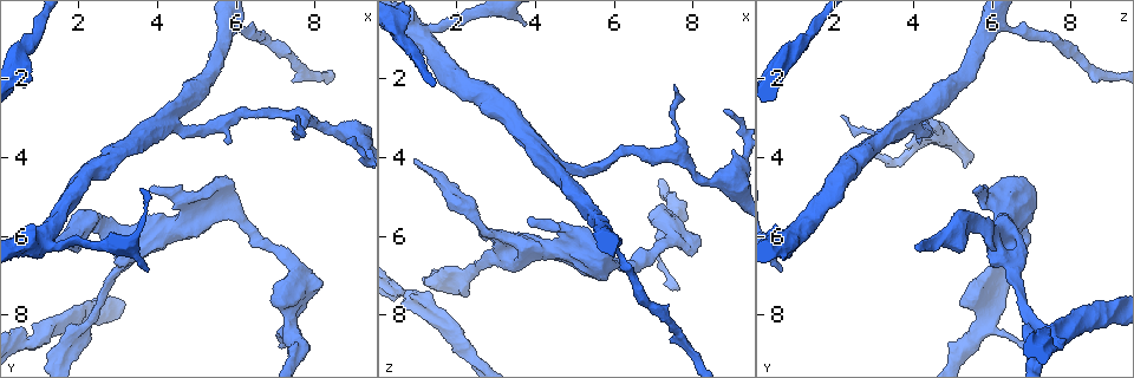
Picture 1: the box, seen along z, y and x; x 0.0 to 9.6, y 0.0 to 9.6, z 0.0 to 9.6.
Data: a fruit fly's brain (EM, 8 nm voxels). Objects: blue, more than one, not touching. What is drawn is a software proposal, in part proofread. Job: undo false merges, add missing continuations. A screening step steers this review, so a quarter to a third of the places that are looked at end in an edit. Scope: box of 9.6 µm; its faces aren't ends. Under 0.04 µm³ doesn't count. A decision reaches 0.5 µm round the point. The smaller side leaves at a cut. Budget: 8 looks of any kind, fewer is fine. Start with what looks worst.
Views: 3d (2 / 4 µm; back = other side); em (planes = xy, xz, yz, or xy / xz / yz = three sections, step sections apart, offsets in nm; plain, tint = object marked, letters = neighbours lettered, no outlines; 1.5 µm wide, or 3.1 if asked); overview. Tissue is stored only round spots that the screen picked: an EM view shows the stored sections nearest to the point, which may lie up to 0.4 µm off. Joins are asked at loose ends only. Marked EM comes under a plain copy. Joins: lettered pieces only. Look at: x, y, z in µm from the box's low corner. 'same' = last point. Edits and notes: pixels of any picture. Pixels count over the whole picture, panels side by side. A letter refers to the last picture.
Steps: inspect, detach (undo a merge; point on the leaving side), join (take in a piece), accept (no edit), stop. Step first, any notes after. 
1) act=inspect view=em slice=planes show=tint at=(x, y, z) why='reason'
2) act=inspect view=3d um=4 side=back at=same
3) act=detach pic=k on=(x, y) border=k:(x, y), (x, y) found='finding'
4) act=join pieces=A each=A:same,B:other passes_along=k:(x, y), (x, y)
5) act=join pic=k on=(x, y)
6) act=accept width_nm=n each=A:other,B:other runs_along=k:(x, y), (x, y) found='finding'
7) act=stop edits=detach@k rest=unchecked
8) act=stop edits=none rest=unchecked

act=inspect view=em slice=yz step=8 show=tint at=(7.50, 2.95, 2.20)

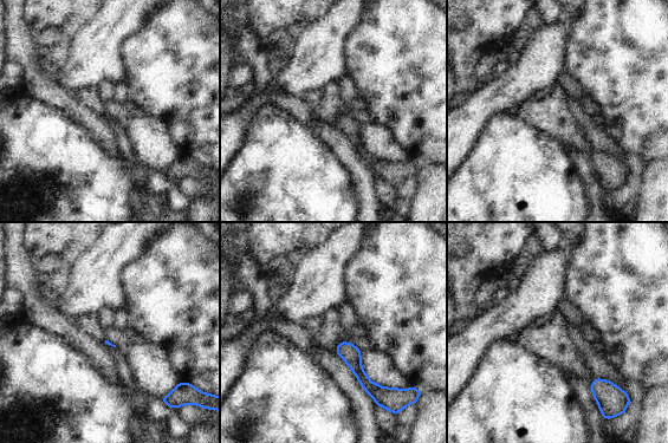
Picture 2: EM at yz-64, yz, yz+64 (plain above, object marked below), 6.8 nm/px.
act=inspect view=em slice=yz step=8 show=letters at=same why='what lies round it'

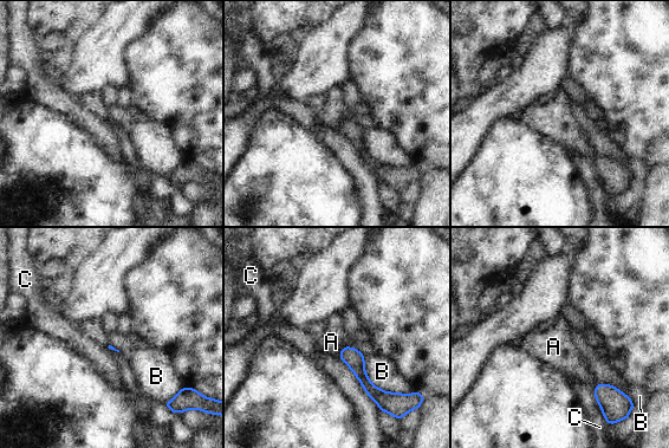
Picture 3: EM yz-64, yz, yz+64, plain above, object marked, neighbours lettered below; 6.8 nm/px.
act=accept each=A:other,B:other,C:other border=3:(338, 357), (351, 370), (378, 409) found='no lettered piece goes on from it'

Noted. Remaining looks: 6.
act=inspect view=em slice=xy step=4 show=letters at=(1.00, 6.30, 4.00) why='branch stops here'

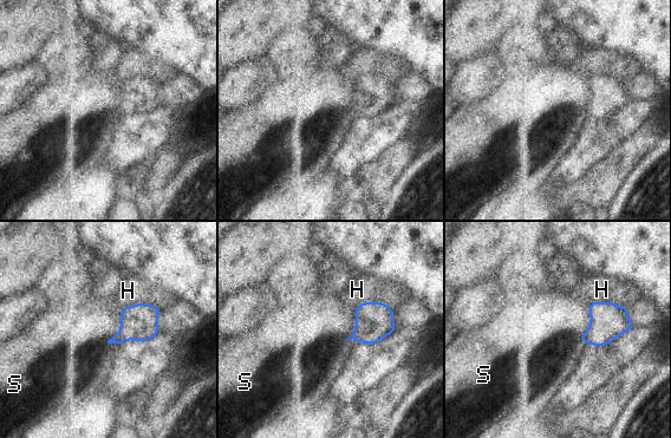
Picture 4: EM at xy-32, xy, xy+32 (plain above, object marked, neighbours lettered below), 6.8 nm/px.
act=accept each=H:other,S:other border=4:(122, 308), (121, 329), (106, 342) found='none of them fits'

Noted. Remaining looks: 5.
act=inspect view=em slice=yz step=4 show=tint at=(7.70, 8.40, 7.30) why='thin end'

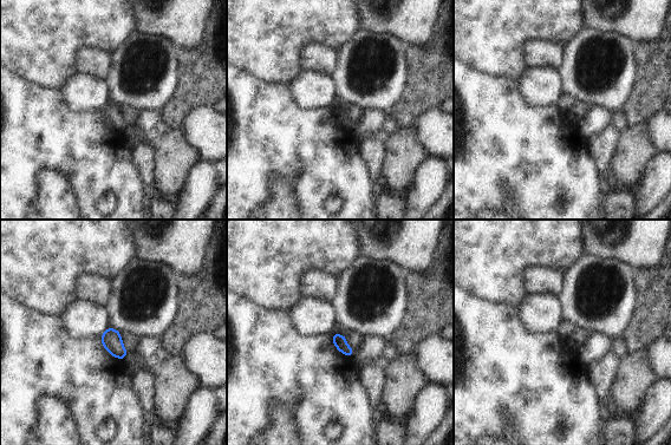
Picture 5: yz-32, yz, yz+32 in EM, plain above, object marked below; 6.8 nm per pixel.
act=inspect view=em slice=planes show=letters at=same why='another direction'

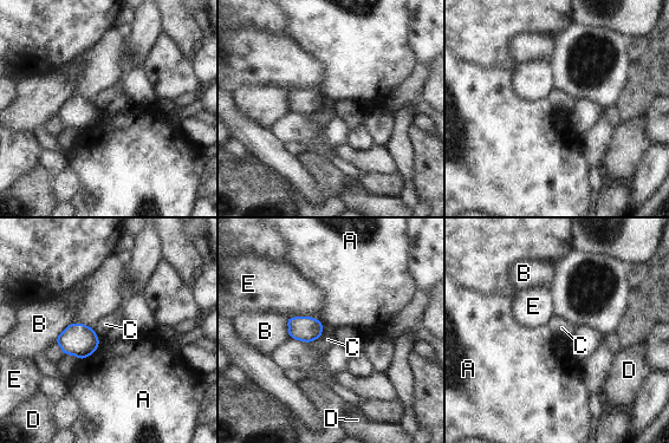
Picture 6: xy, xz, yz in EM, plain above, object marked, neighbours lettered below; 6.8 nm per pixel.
act=accept width_nm=160 longest_contact=E:220nm each=A:other,B:other,C:other,D:other,E:other found='no lettered piece goes on from it'

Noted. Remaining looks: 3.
act=stop edits=none rest=unchecked

